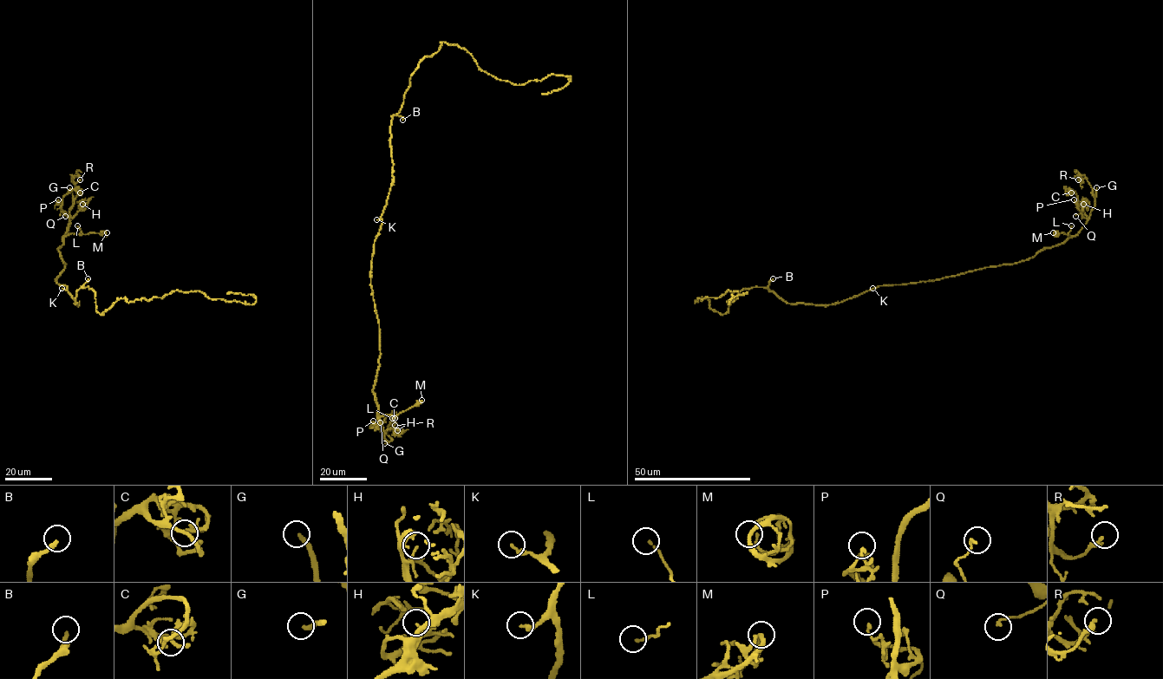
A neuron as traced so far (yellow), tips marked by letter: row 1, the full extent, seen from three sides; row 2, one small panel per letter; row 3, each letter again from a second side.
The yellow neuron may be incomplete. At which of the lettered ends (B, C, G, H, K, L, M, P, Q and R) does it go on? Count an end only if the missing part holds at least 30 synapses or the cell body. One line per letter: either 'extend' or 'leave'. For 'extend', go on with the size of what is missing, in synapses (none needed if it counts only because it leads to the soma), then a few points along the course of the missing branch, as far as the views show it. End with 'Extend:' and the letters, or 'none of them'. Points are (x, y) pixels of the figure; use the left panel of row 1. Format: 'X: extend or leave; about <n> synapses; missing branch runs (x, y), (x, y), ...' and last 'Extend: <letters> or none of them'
B: extend; about 200 synapses; missing branch runs (88, 278), (113, 276), (127, 245), (113, 230), (114, 98), (134, 104), (120, 92), (133, 79), (119, 62)
C: leave
G: extend; missing branch runs (69, 187), (63, 187), (46, 211), (35, 218)
H: leave
K: leave
L: leave
M: leave
P: leave
Q: leave
R: leave
Extend: B, G

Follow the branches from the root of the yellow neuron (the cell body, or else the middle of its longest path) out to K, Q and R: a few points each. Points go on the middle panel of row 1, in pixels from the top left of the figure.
K: (392, 169), (393, 182), (381, 217), (376, 219)
Q: (392, 169), (393, 182), (375, 241), (370, 269), (380, 349), (373, 392), (384, 435), (378, 426), (380, 422)
R: (392, 169), (370, 283), (379, 325), (373, 392), (388, 441), (386, 429), (395, 425)

